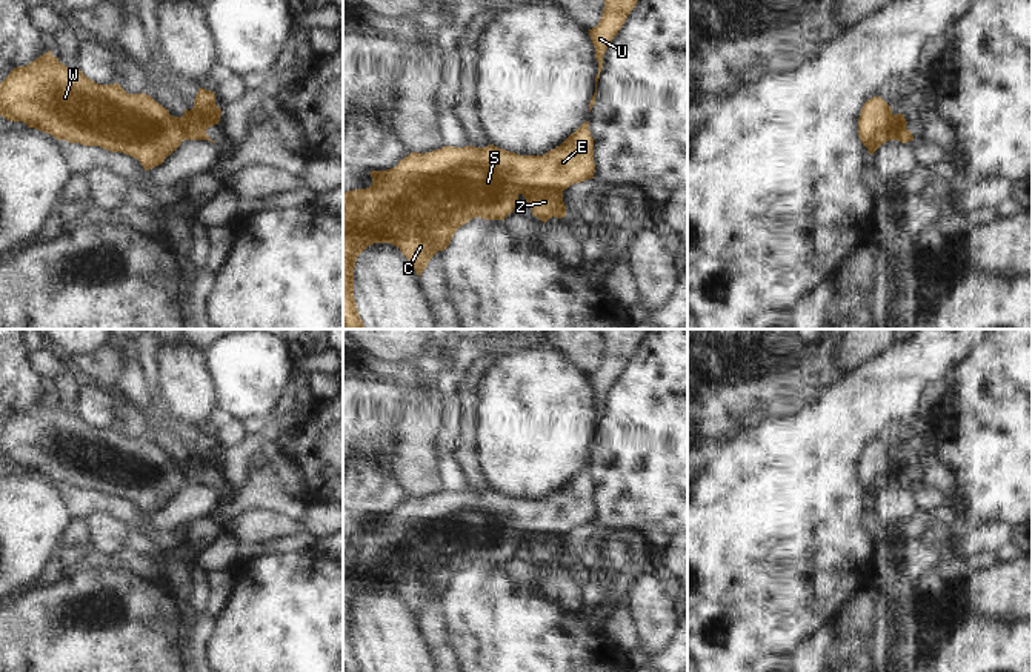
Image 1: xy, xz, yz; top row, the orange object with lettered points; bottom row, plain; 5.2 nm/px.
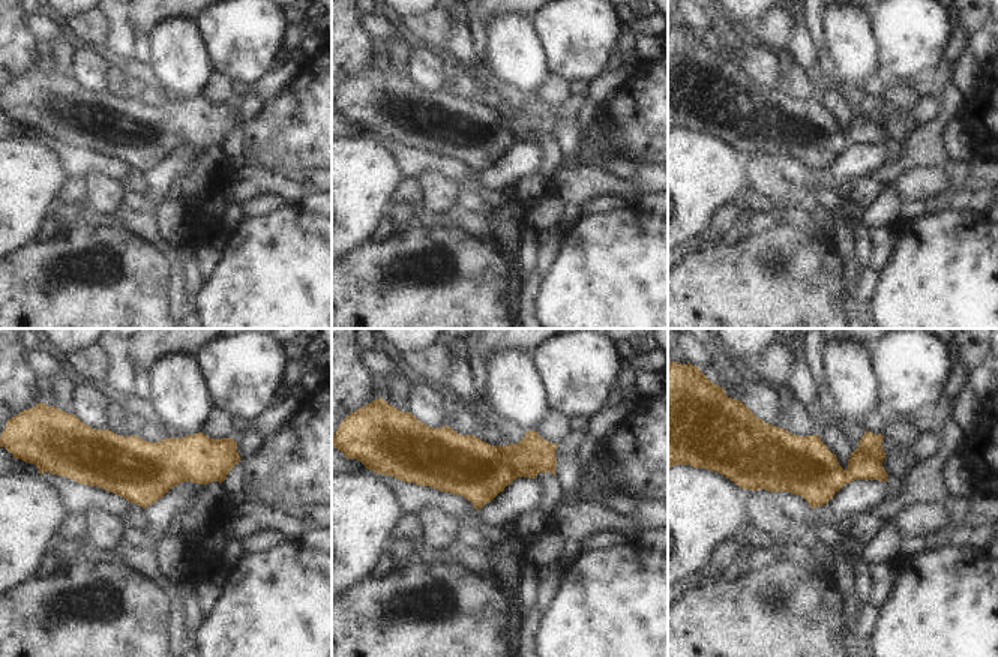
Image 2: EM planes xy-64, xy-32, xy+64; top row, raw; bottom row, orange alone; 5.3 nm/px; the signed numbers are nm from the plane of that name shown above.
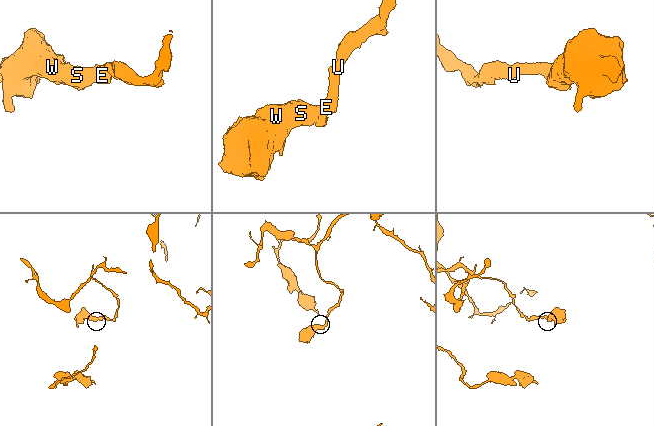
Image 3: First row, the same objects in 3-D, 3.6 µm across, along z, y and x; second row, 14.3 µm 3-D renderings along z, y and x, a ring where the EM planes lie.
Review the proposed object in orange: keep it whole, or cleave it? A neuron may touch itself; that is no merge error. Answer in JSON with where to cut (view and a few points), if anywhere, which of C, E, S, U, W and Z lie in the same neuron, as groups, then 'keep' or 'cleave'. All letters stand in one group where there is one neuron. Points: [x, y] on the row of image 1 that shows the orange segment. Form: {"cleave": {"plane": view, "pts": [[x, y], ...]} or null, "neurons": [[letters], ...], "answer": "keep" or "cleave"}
{"cleave": null, "neurons": [["C", "E", "S", "U", "W", "Z"]], "answer": "keep"}

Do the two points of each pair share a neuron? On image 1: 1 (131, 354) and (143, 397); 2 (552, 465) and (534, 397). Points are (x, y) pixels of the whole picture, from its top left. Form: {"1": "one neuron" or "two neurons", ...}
{"1": "one neuron", "2": "one neuron"}

